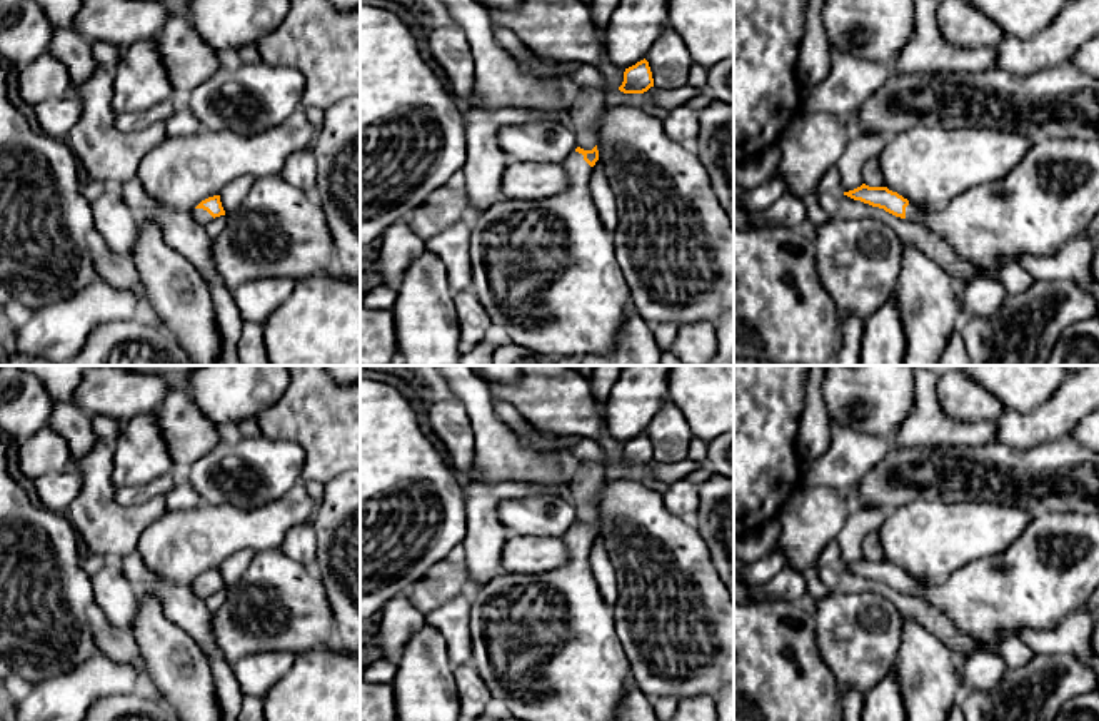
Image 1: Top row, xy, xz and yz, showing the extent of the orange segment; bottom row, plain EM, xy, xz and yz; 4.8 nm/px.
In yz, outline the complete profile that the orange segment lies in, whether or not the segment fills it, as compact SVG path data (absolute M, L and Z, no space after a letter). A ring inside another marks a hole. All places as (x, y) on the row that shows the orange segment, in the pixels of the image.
M1099 140L1032 142L1022 160L1002 179L981 184L932 214L887 187L861 187L844 195L884 209L934 230L961 257L982 270L1016 264L1019 255L1054 255L1081 237L1099 214Z

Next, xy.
M213 195L213 197L202 200L193 209L193 215L195 215L197 222L202 225L208 224L215 217L225 215L225 210L220 202L220 195Z

